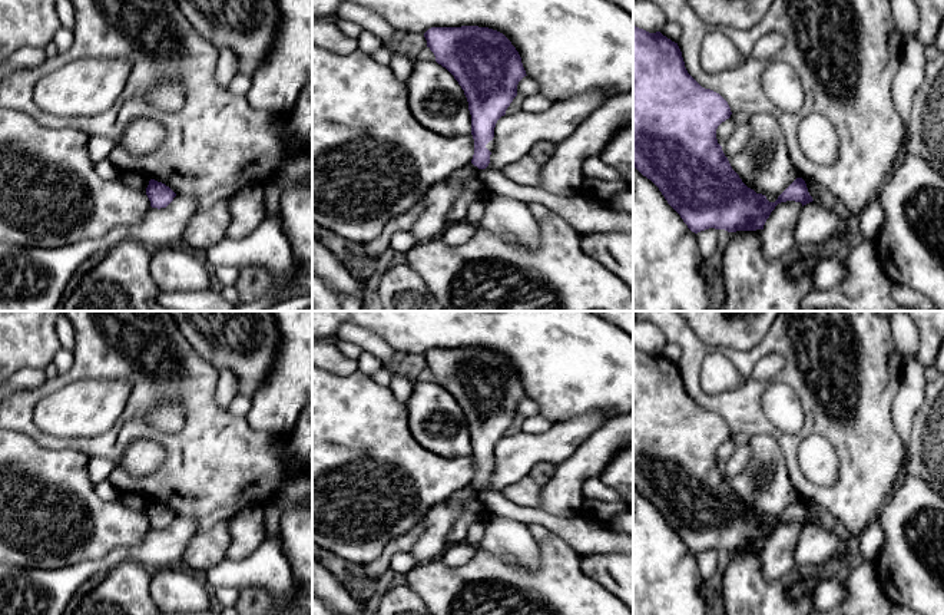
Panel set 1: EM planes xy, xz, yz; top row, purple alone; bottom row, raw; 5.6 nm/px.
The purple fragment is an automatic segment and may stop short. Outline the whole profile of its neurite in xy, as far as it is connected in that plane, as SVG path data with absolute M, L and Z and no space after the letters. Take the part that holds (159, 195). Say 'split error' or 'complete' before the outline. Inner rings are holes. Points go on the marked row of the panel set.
complete | M155 179L149 181L146 195L150 201L150 206L158 209L166 208L176 196L176 194L169 186Z

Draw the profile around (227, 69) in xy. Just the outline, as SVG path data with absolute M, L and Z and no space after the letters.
M221 49L215 70L215 80L219 86L228 86L238 75L238 59L231 49Z

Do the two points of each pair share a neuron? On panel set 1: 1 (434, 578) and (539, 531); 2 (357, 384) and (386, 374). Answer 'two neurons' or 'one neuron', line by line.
1: two neurons
2: two neurons

